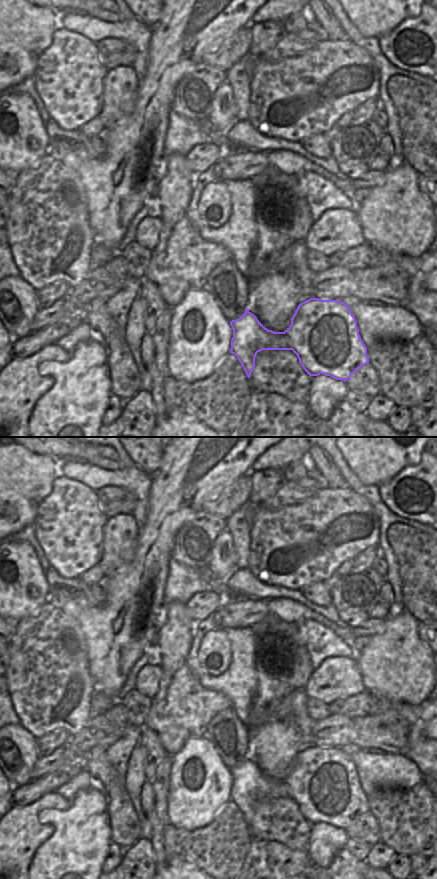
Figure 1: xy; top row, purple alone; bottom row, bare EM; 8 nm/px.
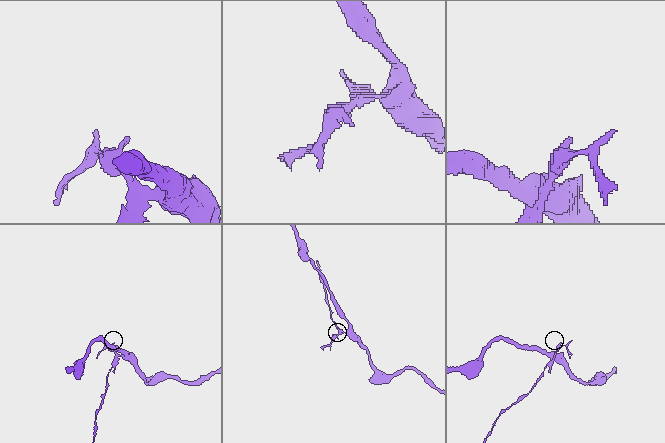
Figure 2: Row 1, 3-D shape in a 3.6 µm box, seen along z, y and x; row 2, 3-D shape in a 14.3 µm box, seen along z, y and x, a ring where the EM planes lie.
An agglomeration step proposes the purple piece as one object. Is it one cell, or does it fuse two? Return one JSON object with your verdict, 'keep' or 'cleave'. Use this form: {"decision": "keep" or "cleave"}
{"decision": "cleave"}

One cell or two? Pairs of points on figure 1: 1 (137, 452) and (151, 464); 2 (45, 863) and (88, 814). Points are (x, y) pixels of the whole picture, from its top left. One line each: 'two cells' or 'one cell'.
1: one cell
2: one cell

